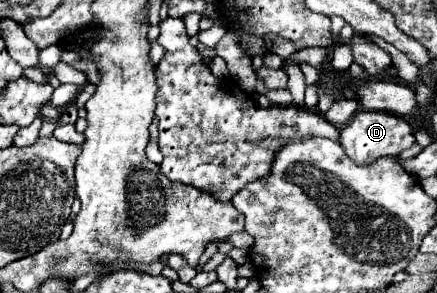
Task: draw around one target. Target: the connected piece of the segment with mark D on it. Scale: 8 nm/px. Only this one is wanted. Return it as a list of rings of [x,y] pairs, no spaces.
[[[360,110],[344,128],[340,128],[340,144],[356,164],[372,164],[382,156],[398,156],[402,150],[410,148],[414,144],[414,134],[404,118],[396,118],[388,112]]]

